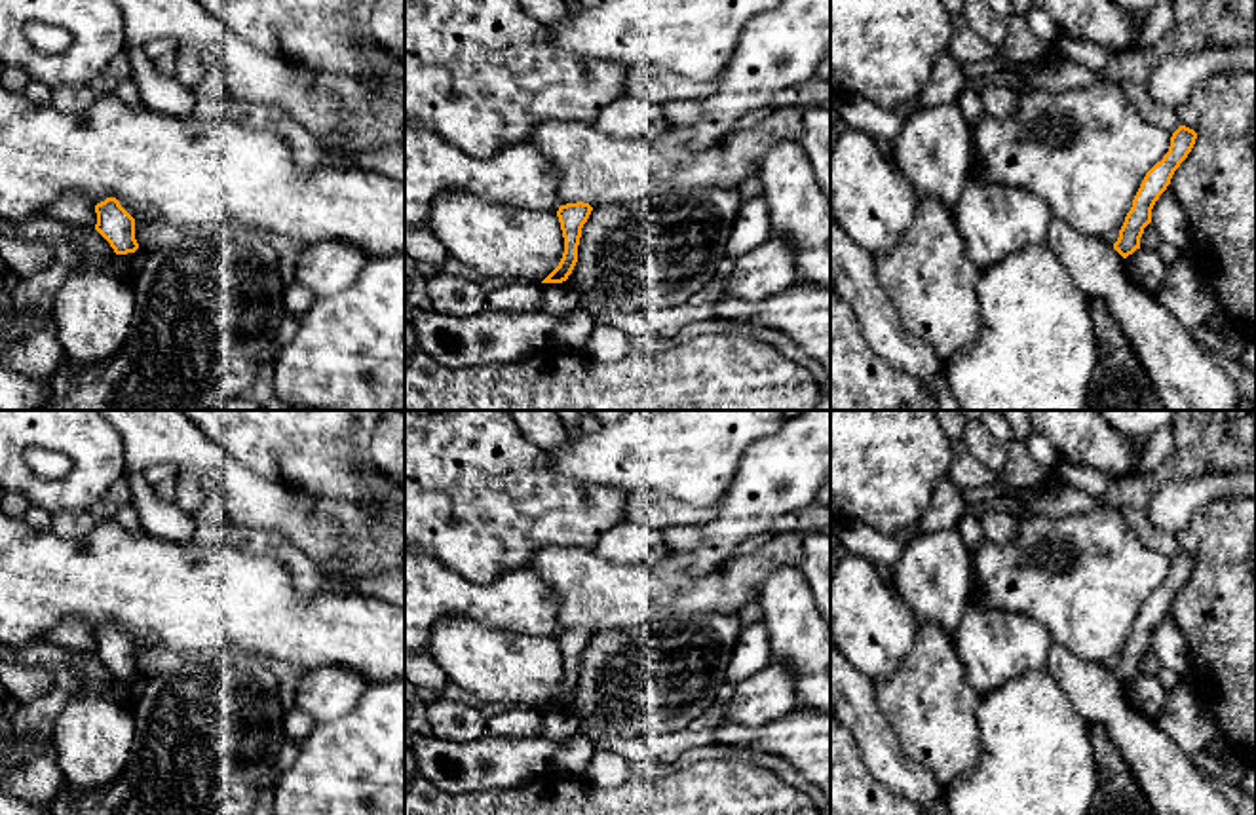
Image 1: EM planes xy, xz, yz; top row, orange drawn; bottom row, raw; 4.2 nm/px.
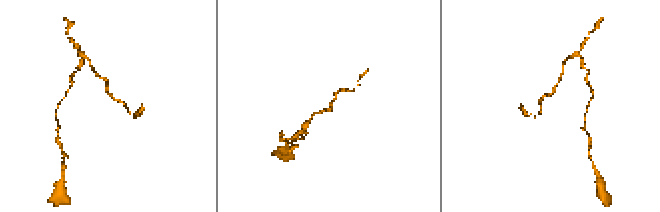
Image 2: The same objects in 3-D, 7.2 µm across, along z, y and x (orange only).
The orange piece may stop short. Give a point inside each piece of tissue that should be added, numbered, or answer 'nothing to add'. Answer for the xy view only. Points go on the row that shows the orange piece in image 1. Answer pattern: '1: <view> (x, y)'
nothing to add

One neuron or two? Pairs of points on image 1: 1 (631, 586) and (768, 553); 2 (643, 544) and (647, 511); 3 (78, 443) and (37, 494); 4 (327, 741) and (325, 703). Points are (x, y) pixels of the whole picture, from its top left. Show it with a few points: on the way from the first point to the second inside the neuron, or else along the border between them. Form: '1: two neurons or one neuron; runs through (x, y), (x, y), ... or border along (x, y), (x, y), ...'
1: one neuron; runs through (666, 589), (728, 589), (734, 584)
2: two neurons; border along (628, 519), (660, 530)
3: one neuron; runs through (80, 462), (80, 473), (56, 494)
4: two neurons; border along (361, 694), (346, 713), (316, 724)

